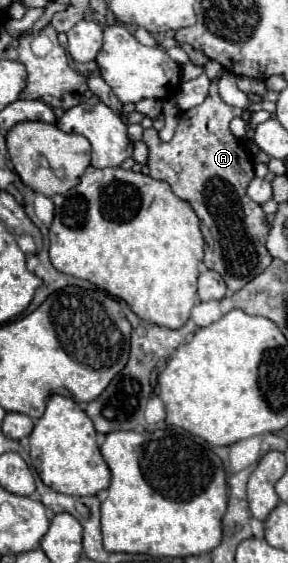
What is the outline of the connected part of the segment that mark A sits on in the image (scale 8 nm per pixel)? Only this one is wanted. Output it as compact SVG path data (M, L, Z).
M212 82L206 100L200 106L182 112L170 142L162 142L154 128L144 130L142 138L150 150L150 176L168 182L172 192L194 208L206 242L204 264L218 272L232 292L240 290L272 262L272 256L264 246L268 236L266 216L260 204L246 196L246 186L254 178L252 156L228 128L230 120L240 114L242 108L228 106L220 98L218 86Z

